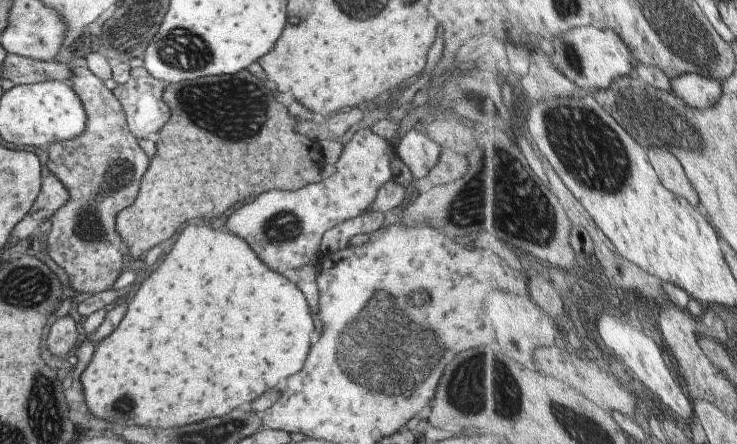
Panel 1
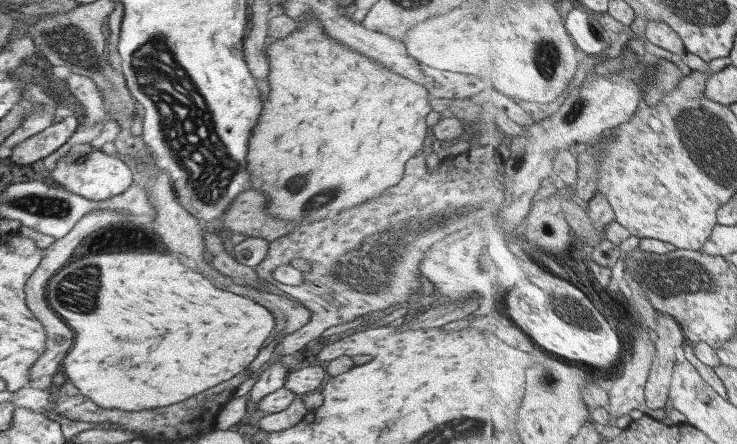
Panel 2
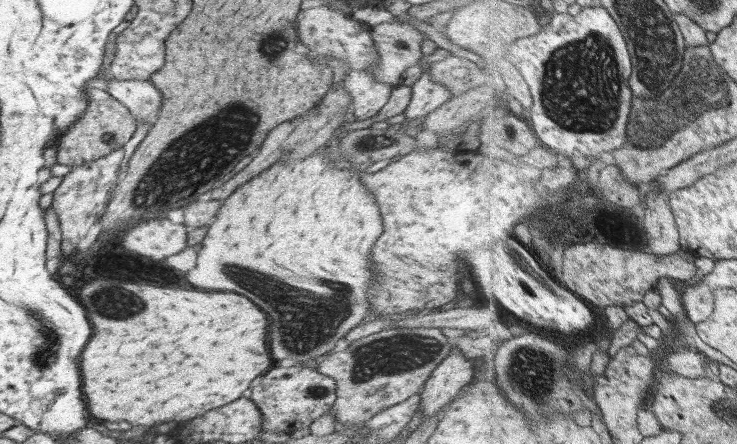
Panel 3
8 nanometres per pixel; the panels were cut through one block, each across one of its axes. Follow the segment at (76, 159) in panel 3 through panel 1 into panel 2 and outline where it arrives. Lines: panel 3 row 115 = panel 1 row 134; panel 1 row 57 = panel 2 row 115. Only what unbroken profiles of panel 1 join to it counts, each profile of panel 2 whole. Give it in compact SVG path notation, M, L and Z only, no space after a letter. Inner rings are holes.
M64 113L64 119L53 122L48 128L15 144L12 150L4 152L14 164L26 165L42 162L46 156L69 142L80 122L76 115Z

